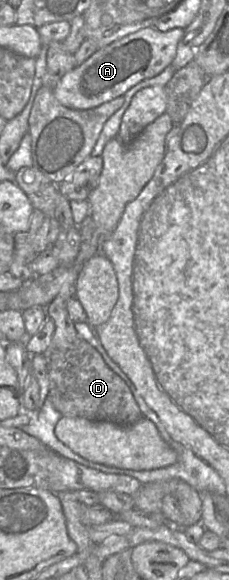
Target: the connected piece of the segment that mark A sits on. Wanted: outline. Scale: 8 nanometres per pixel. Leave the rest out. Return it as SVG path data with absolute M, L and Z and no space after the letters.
M154 27L142 28L98 49L81 65L66 73L54 89L56 99L65 107L87 110L123 96L141 81L159 75L171 65L184 29L161 32Z

